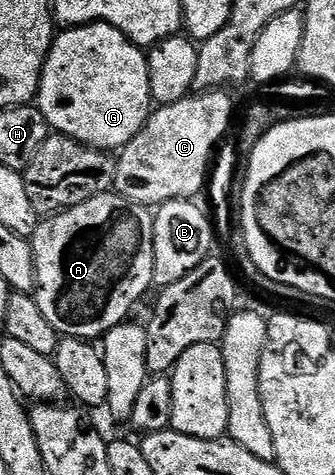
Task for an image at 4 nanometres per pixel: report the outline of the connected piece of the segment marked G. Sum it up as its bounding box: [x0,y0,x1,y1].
[38,22,154,152]

